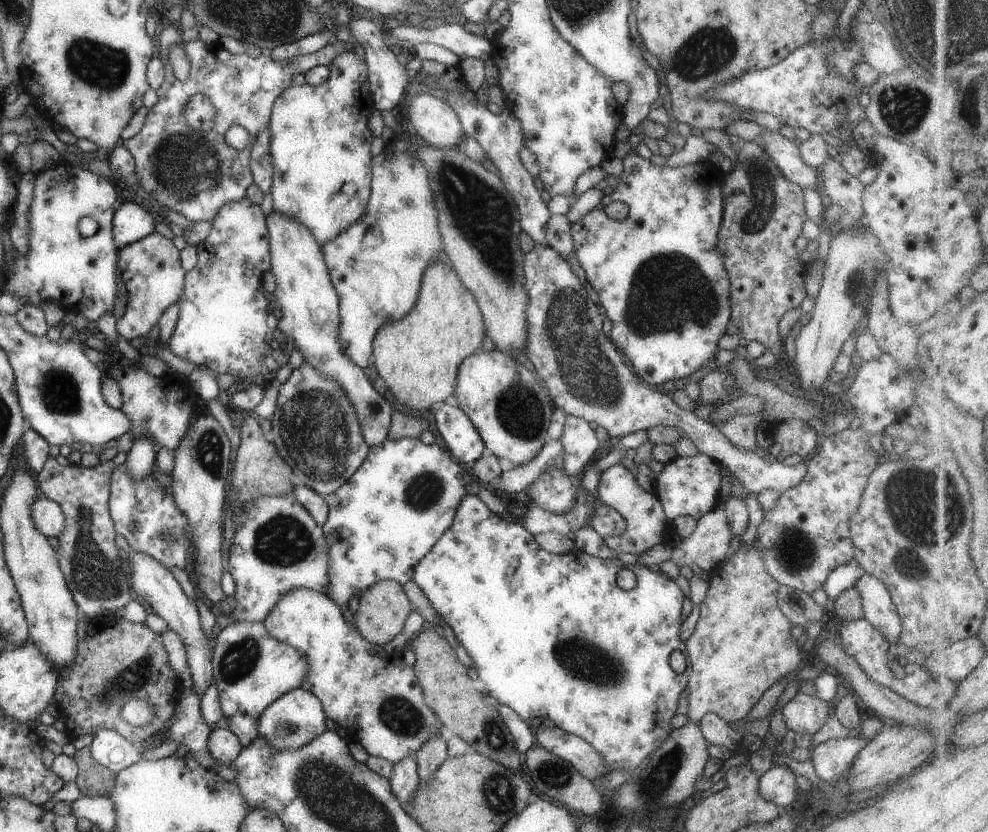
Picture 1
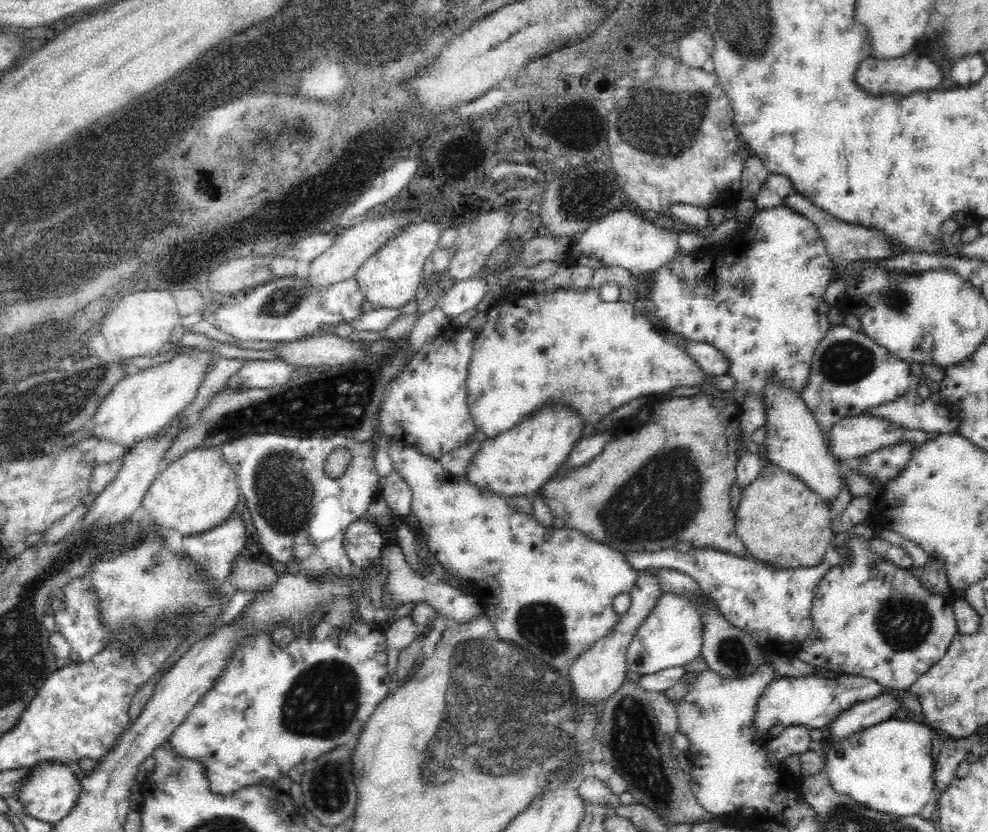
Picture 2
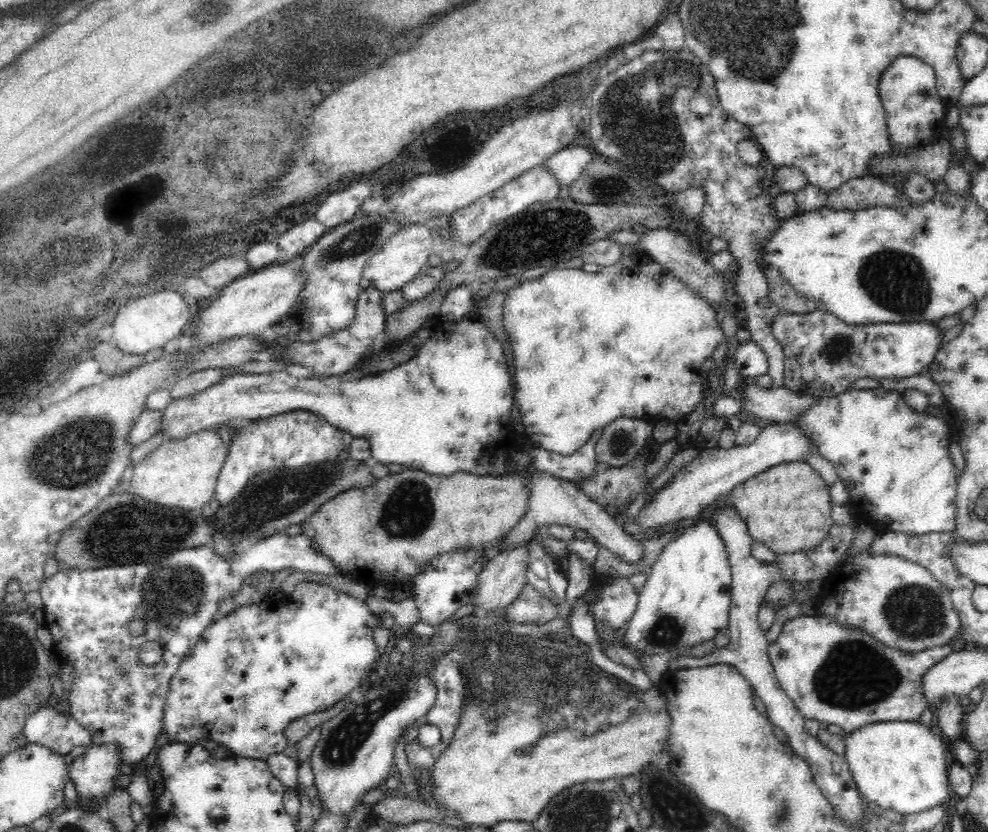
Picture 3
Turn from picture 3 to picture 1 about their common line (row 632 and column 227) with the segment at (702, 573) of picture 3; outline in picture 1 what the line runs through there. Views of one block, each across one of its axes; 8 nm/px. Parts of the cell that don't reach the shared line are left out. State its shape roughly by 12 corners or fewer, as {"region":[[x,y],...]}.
{"region":[[261,621],[225,625],[210,661],[242,748],[307,659]]}

